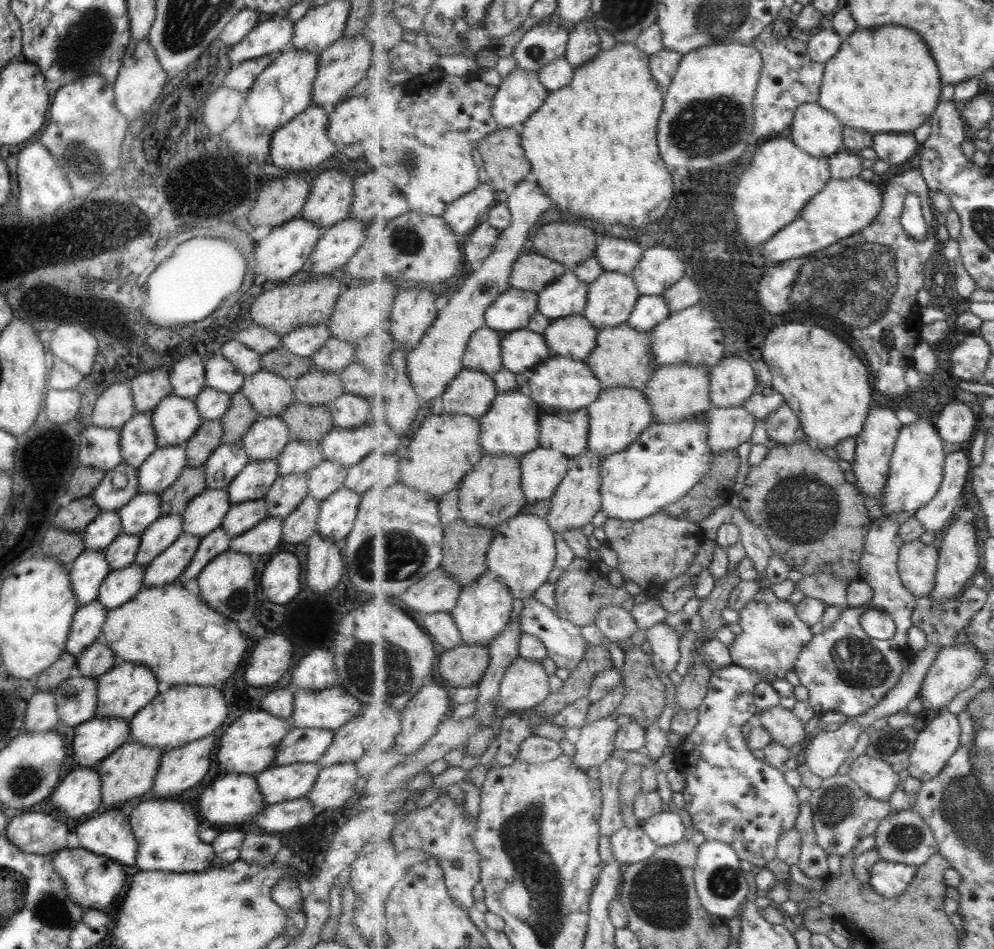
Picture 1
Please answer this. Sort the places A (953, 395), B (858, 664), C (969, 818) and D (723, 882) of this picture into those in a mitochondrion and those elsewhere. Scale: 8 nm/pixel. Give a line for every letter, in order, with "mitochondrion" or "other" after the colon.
A: other
B: mitochondrion
C: mitochondrion
D: mitochondrion

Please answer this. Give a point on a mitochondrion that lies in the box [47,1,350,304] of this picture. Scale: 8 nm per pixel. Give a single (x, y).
(67, 59)

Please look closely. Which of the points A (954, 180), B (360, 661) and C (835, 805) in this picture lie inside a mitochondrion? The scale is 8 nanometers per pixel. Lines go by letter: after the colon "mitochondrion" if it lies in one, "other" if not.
A: other
B: mitochondrion
C: mitochondrion

